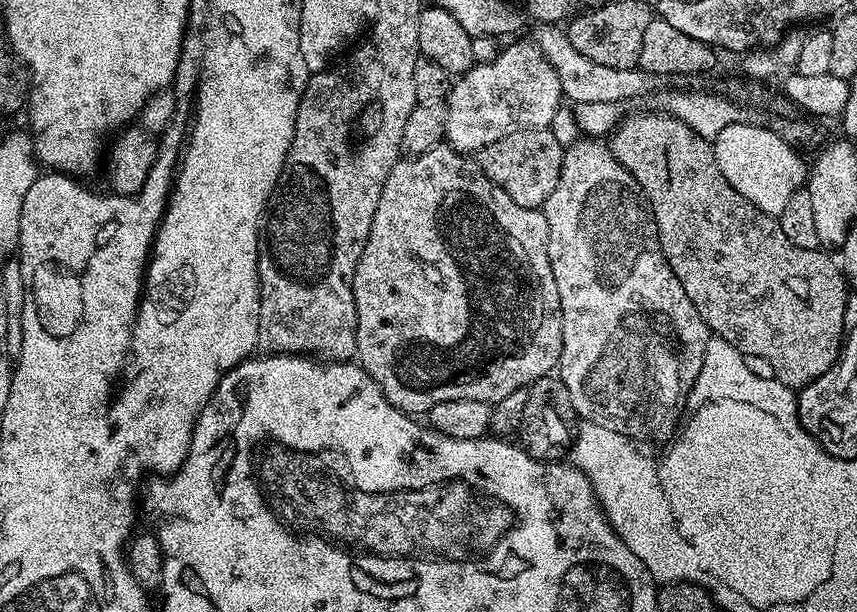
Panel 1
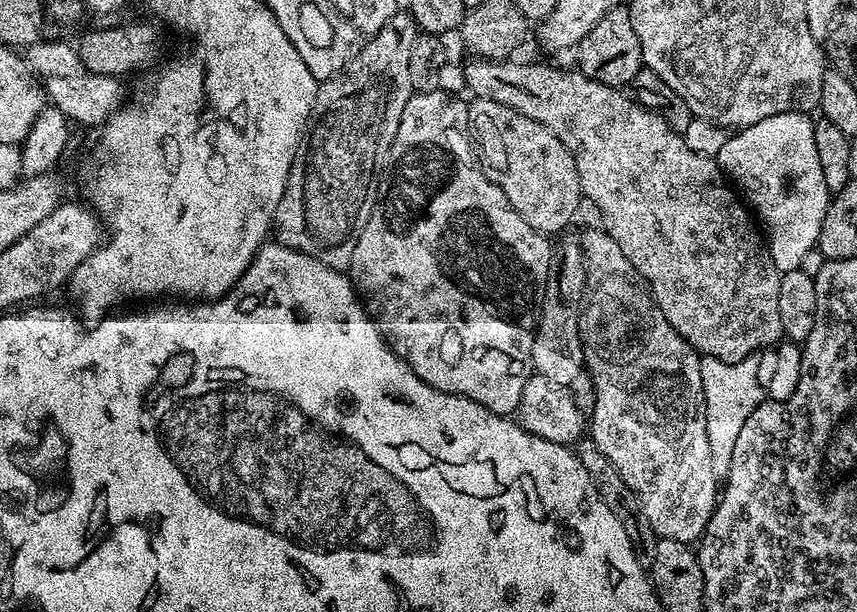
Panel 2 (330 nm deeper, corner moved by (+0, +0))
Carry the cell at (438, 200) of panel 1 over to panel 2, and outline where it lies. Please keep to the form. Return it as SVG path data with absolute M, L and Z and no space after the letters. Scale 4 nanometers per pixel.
M418 92L412 95L406 102L406 110L402 110L402 118L398 122L398 134L394 134L394 142L391 150L388 151L386 161L386 171L383 173L380 187L376 194L376 205L370 214L370 218L366 222L366 226L362 230L362 234L358 238L358 246L354 246L354 258L352 259L352 267L350 269L350 279L353 288L356 289L361 301L363 311L369 313L373 320L376 321L376 329L384 335L384 343L400 357L405 360L414 370L414 374L418 374L418 378L422 378L422 382L429 384L431 388L436 388L439 392L446 394L458 394L470 398L474 402L478 402L482 406L486 406L486 410L490 410L499 416L511 417L513 413L520 407L520 399L524 393L529 377L533 375L534 369L532 366L532 337L534 335L534 321L540 315L540 303L544 297L544 287L548 281L548 271L552 265L552 254L554 244L545 233L534 230L534 226L530 226L530 222L526 222L526 218L522 218L522 214L518 214L518 210L514 210L514 206L510 206L510 202L506 198L506 194L502 194L502 190L494 182L490 182L490 178L486 178L486 174L480 169L480 162L474 147L474 141L470 135L468 127L468 104L465 101L460 101L459 95L450 92Z

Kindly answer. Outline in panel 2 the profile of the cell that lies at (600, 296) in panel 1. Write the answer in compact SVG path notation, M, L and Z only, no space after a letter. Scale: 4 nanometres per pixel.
M603 230L583 234L588 287L586 307L580 314L580 341L584 343L584 367L592 375L596 391L590 438L614 462L614 470L630 486L641 514L659 539L695 545L704 535L718 503L718 477L706 434L701 355L666 322L666 314L657 306L647 282L630 266L626 254L618 250L618 242Z

